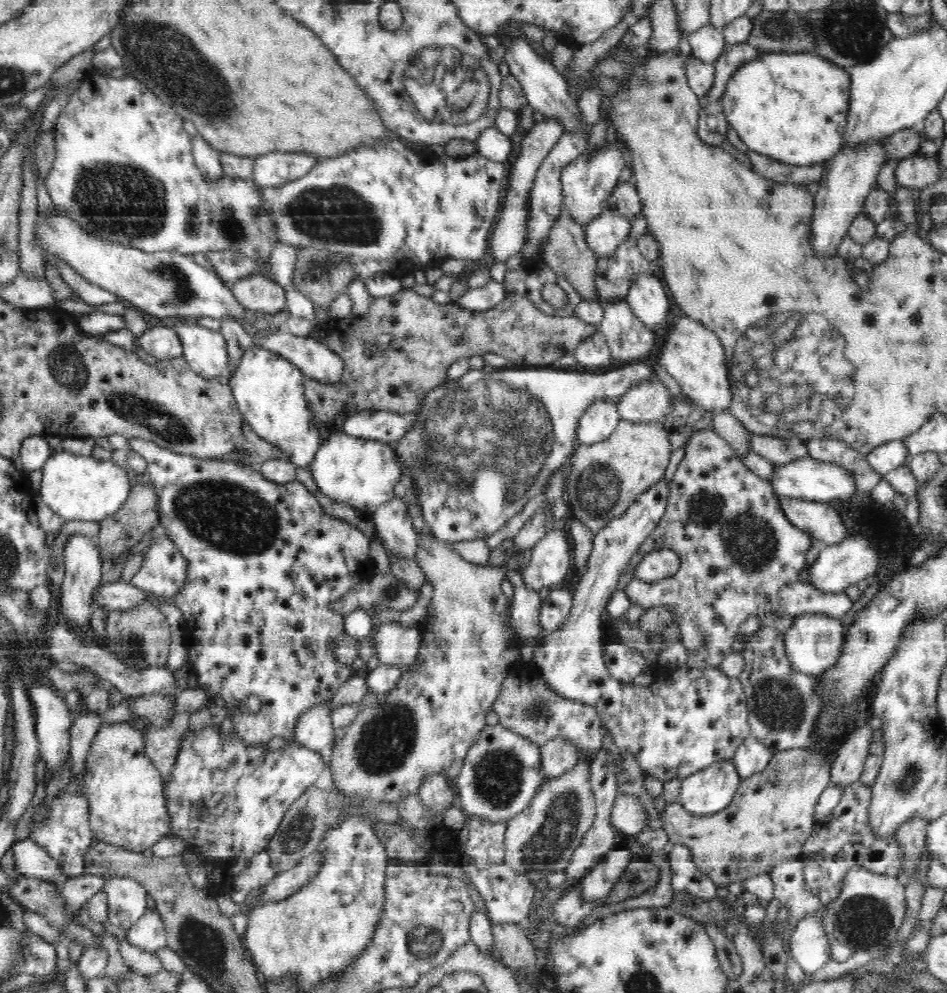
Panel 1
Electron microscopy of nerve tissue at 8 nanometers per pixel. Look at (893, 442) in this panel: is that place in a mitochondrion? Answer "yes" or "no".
no

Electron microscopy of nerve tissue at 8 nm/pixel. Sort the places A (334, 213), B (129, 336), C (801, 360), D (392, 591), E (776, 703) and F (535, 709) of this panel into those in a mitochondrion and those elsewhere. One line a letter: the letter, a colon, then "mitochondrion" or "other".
A: mitochondrion
B: other
C: mitochondrion
D: mitochondrion
E: mitochondrion
F: mitochondrion

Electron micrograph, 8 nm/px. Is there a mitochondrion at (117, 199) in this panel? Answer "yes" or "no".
yes

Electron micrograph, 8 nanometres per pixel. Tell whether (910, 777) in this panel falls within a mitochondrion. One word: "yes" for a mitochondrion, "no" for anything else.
yes

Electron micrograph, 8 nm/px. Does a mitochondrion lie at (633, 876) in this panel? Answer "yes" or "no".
yes

